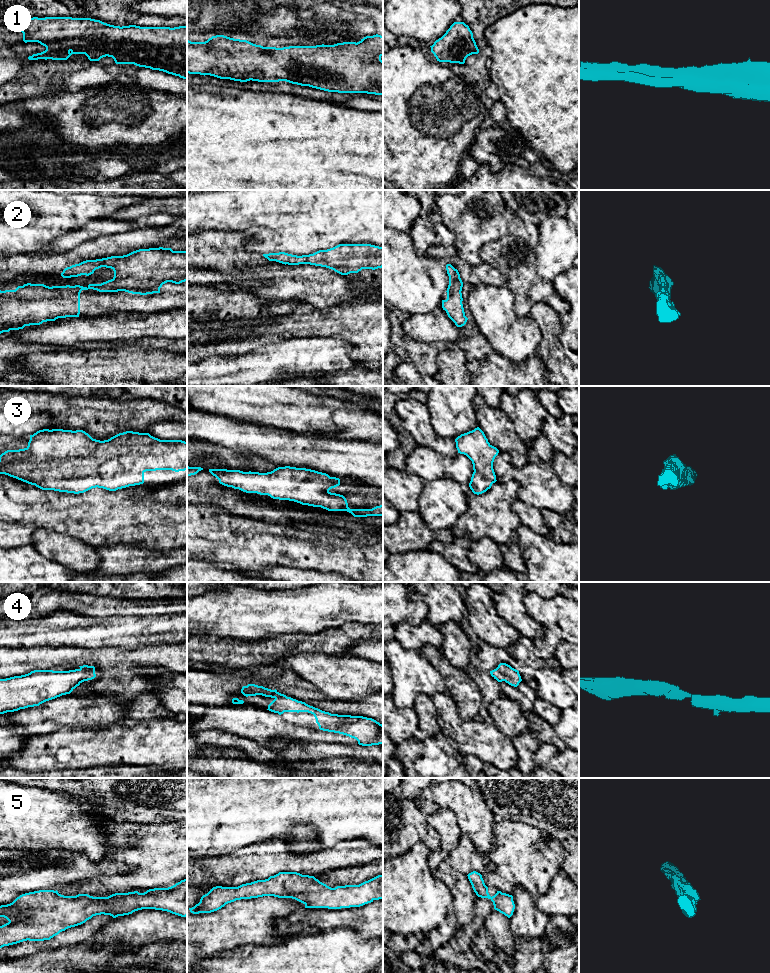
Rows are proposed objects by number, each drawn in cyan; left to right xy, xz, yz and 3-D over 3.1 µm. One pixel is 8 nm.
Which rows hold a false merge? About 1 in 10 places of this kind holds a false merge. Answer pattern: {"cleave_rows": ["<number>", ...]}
{"cleave_rows": []}

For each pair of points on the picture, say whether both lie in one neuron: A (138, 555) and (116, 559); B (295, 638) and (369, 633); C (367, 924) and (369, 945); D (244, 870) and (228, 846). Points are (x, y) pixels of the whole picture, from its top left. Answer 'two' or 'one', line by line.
A: one
B: one
C: two
D: two

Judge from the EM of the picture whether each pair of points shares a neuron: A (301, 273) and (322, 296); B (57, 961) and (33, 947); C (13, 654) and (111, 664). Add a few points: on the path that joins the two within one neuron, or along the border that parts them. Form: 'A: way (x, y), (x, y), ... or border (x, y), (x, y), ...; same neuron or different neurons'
A: way (307, 279), (318, 290); same neuron
B: border (39, 950), (28, 957); different neurons
C: way (37, 657), (87, 657); same neuron

